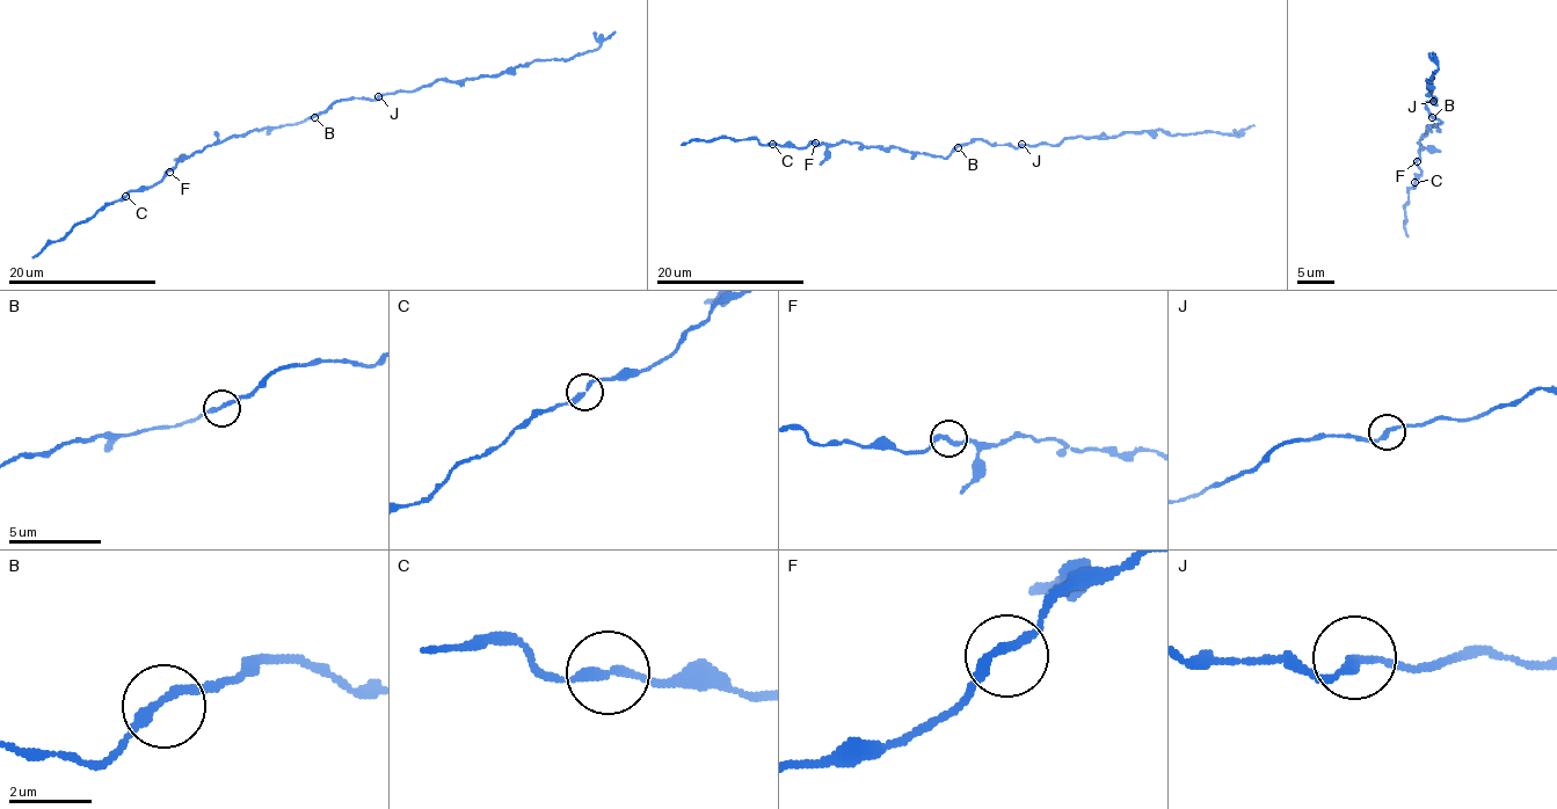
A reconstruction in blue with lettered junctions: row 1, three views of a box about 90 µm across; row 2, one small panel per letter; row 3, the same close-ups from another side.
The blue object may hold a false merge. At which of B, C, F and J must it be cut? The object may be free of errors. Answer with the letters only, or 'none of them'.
none of them

